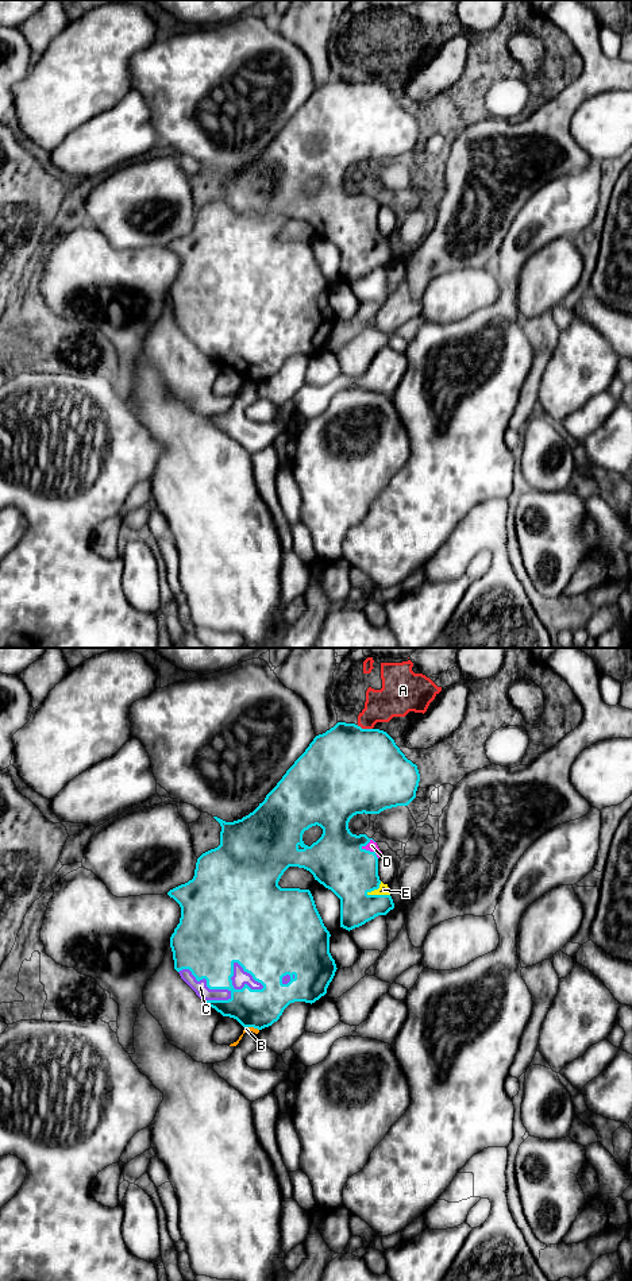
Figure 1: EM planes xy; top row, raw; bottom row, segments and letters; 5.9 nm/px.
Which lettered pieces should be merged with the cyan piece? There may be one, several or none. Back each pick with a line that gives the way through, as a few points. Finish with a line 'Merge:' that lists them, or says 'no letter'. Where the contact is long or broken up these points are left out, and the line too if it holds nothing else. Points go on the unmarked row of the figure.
E: way xy (350, 224), (378, 247), (384, 242)
Merge: C, D, E

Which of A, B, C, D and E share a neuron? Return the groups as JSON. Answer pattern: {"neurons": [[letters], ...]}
{"neurons": [["A"], ["B"], ["C", "D", "E"]]}

